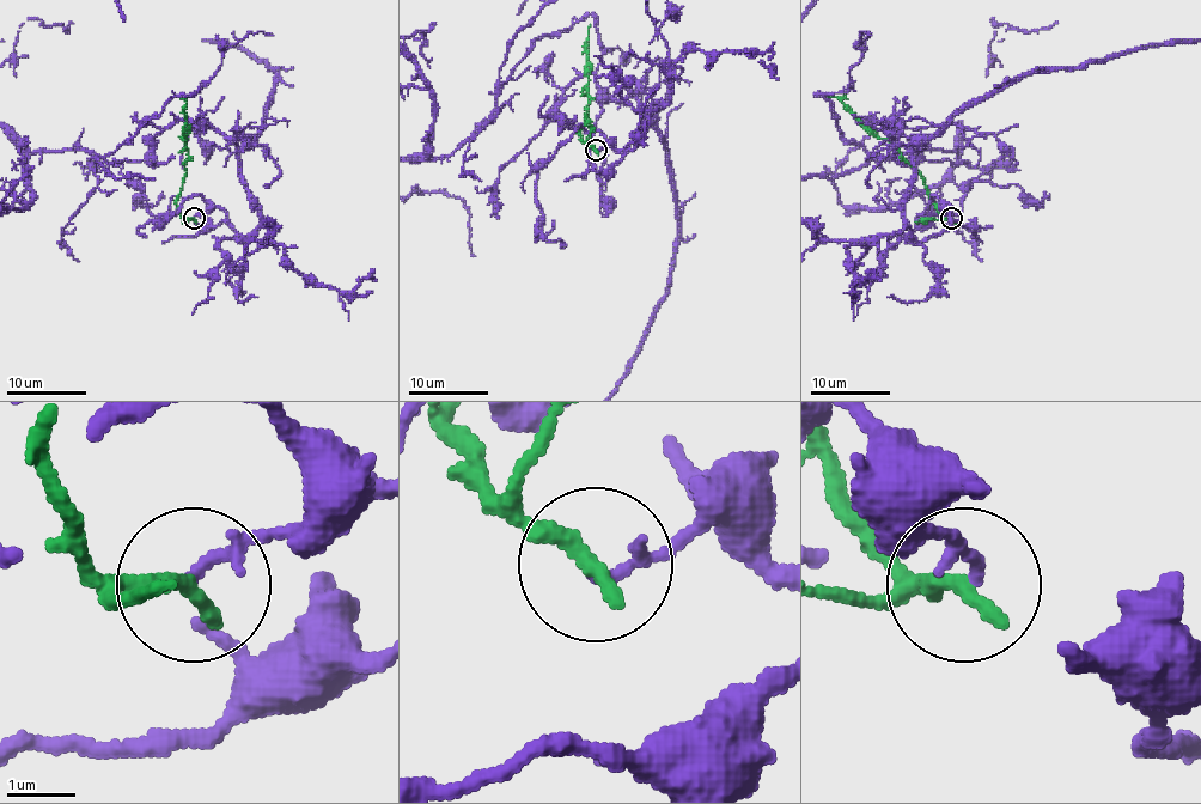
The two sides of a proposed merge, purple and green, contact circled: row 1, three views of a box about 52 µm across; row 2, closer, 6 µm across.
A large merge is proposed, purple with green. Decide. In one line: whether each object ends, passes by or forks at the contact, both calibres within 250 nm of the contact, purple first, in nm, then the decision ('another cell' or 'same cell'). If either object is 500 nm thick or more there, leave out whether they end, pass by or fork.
purple ends | green ends | 150/340 nm | another cell

